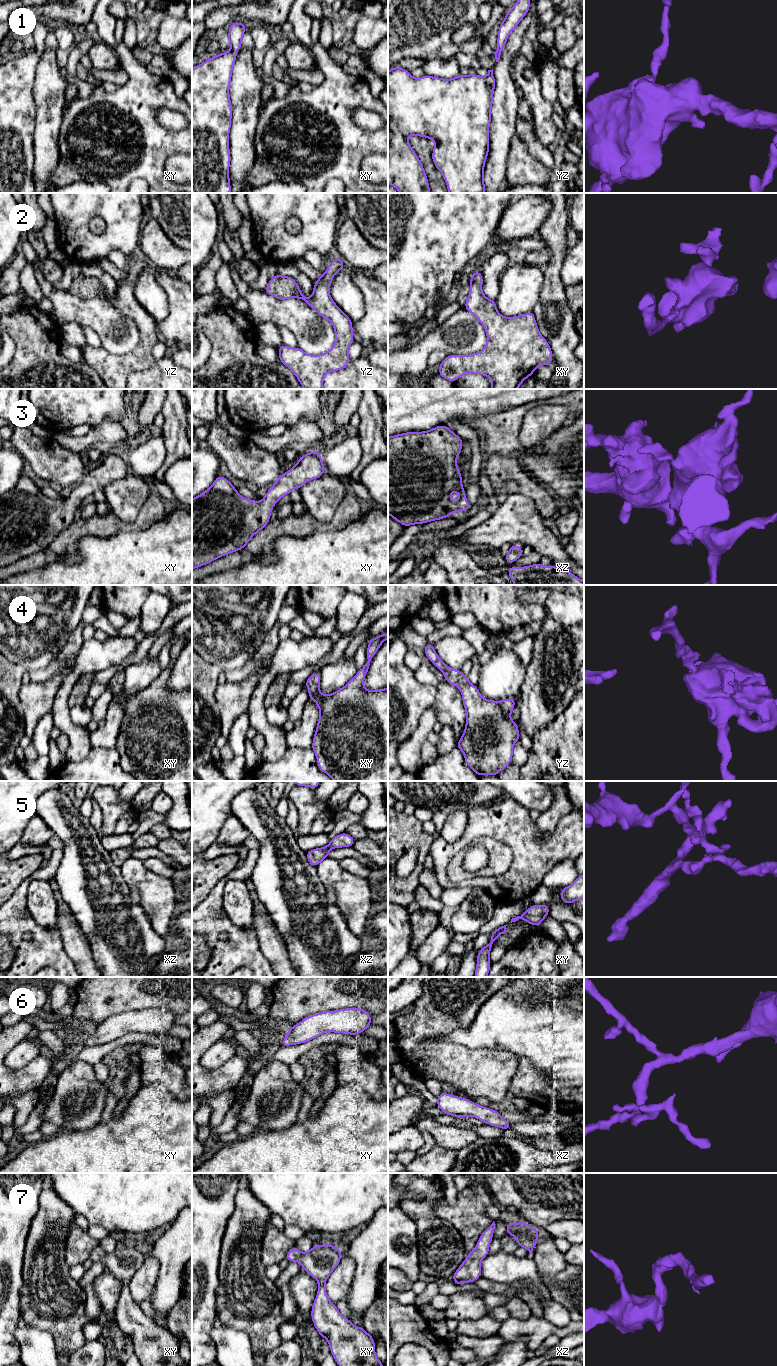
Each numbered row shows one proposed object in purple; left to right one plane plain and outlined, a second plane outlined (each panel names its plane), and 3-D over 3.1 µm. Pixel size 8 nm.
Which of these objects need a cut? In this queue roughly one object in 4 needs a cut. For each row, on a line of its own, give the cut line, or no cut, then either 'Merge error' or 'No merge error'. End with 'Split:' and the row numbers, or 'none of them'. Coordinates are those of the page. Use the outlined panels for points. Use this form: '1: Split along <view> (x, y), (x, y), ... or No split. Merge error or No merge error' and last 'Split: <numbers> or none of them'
1: No split. No merge error
2: No split. No merge error
3: No split. No merge error
4: No split. No merge error
5: No split. No merge error
6: No split. No merge error
7: No split. No merge error
Split: none of them

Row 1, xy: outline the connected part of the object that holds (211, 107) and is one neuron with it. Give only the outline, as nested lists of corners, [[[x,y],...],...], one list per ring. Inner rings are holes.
[[[231,22],[228,42],[232,50],[217,54],[192,68],[192,193],[231,193],[229,132],[232,104],[229,88],[246,27],[244,23]]]

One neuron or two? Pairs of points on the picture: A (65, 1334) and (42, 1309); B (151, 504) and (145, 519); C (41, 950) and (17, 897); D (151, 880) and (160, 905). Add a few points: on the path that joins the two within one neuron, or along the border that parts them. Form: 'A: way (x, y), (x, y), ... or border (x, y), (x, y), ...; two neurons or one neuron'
A: way (61, 1328), (48, 1315); one neuron
B: way (151, 508), (147, 515); one neuron
C: way (34, 936), (34, 932), (17, 917), (17, 911); one neuron
D: way (151, 886), (159, 899); one neuron

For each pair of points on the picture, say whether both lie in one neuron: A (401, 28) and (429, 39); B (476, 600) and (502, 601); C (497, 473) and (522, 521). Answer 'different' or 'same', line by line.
A: same
B: same
C: different

